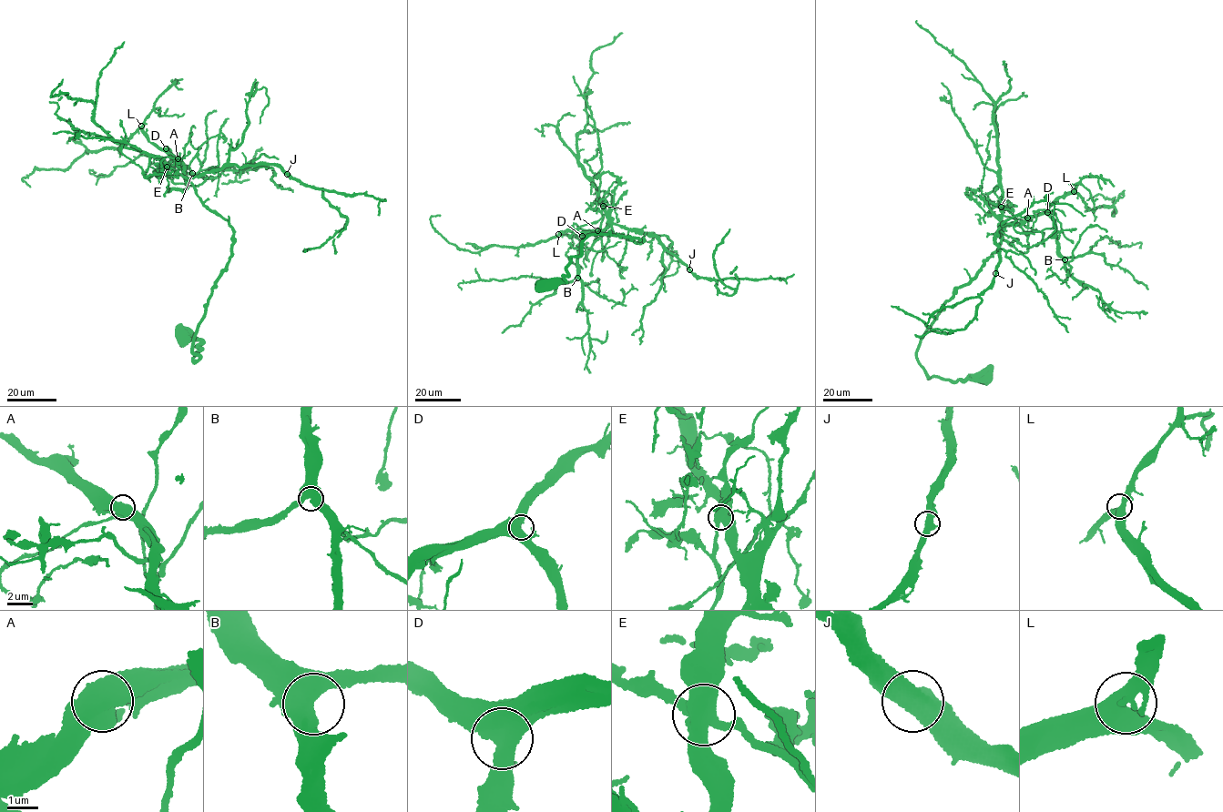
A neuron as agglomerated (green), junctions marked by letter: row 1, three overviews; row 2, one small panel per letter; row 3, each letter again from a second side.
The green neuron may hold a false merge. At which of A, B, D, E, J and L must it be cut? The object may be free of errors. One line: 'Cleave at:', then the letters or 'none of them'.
Cleave at: E

